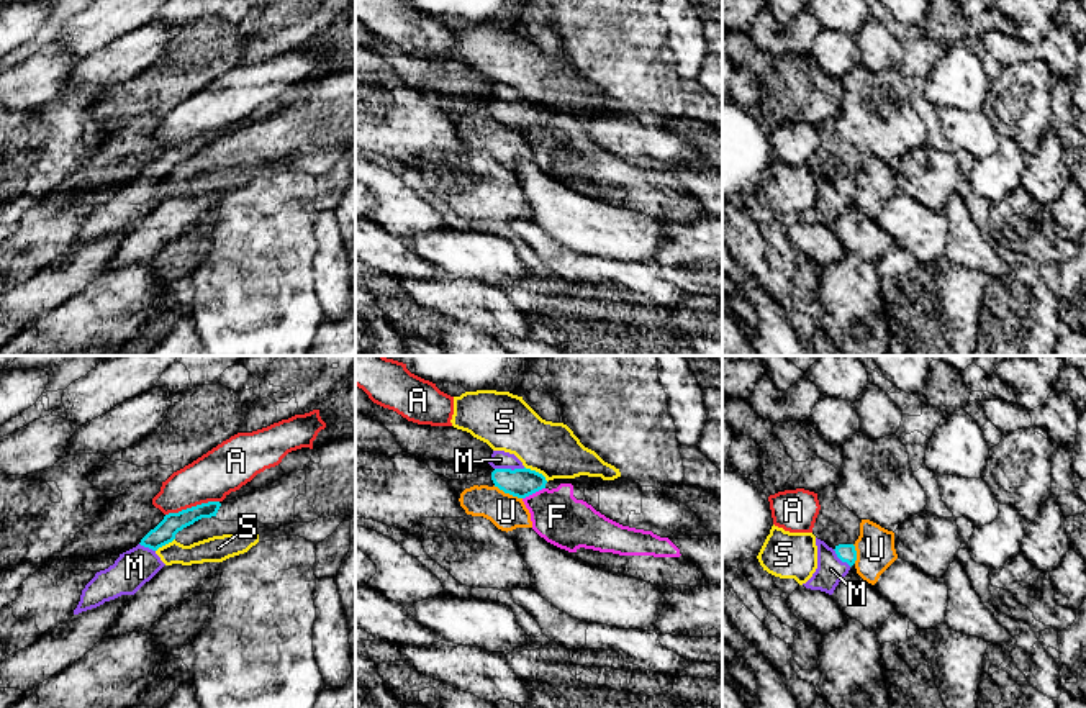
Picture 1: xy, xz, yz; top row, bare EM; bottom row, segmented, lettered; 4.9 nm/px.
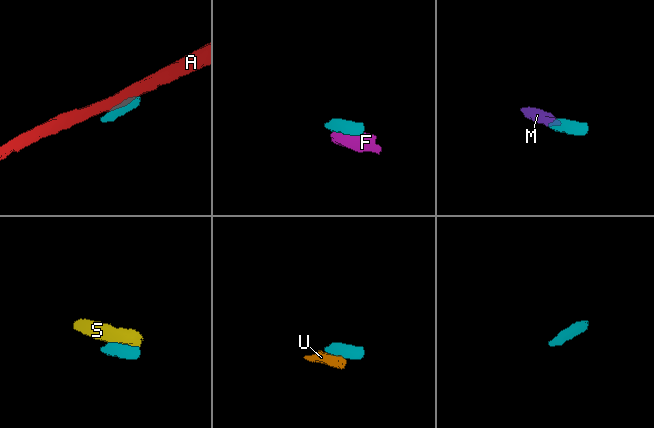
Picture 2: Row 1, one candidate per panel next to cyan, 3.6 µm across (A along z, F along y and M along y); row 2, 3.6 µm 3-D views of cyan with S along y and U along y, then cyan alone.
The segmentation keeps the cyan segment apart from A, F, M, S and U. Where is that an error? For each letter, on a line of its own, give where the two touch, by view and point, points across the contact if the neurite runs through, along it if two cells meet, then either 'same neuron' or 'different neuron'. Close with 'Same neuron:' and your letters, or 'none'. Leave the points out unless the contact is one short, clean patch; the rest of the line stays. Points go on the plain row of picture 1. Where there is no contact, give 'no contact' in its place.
A: xy (192, 140) | different neuron
F: xz (533, 125) | different neuron
M: xz (510, 102) | across xz (521, 115), (510, 102), (500, 92) | same neuron
S: xz (534, 104) | along xz (524, 99), (538, 104), (547, 113) | different neuron
U: xz (508, 125) | along xz (493, 118), (521, 131) | different neuron
Same neuron: M

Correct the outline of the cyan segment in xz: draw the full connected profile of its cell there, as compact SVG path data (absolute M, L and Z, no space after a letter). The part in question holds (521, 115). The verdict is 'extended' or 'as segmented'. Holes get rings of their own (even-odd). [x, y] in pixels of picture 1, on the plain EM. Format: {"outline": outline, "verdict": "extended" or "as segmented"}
{"outline": "M493 84L488 97L495 102L491 105L495 120L505 126L526 131L545 121L545 110L536 103L526 102L514 87Z", "verdict": "extended"}

